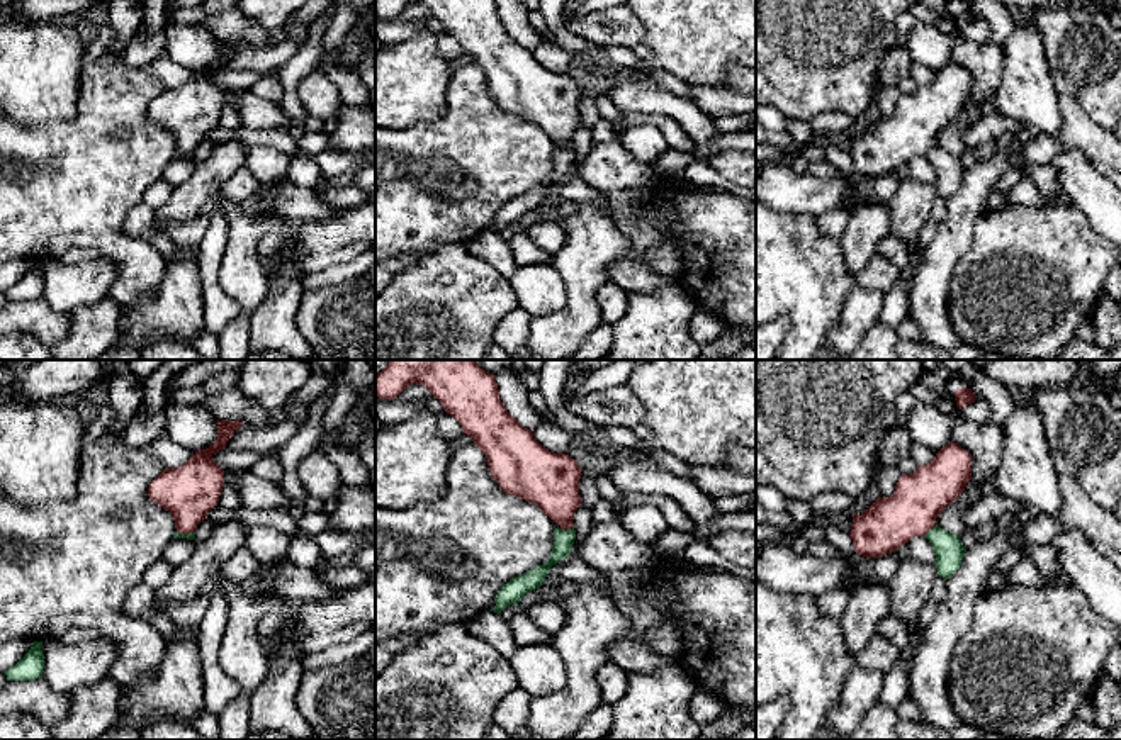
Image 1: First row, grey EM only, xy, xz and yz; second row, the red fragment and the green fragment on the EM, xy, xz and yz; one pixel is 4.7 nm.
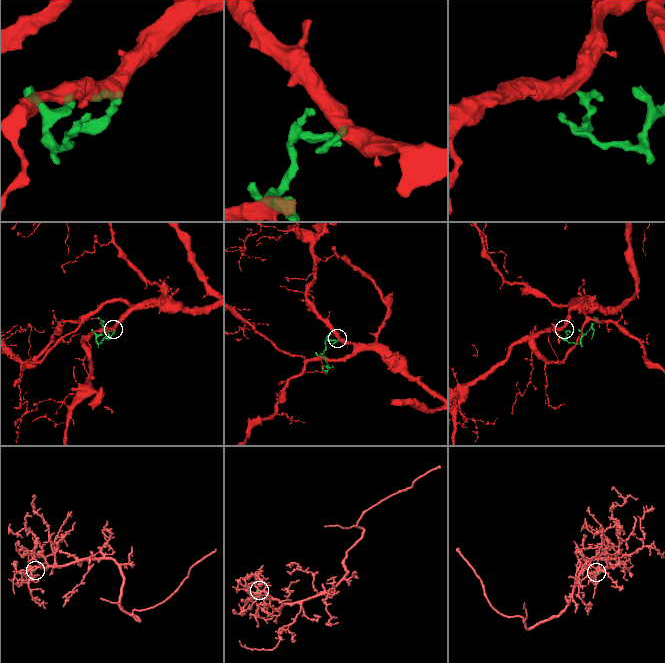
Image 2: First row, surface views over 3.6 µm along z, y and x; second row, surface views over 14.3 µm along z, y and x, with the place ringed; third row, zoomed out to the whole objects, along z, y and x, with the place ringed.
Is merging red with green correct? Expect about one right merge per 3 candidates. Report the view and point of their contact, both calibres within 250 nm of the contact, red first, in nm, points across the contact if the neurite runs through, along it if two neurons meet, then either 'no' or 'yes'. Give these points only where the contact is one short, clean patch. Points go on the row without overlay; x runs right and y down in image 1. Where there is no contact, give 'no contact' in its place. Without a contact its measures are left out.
xz (566, 148) | 260/100 nm | no

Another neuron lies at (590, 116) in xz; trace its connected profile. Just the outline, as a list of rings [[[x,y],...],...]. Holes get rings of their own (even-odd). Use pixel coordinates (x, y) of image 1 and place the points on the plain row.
[[[581,95],[579,98],[579,115],[583,124],[593,131],[596,122],[601,121],[600,112],[596,109],[594,97],[591,95]]]

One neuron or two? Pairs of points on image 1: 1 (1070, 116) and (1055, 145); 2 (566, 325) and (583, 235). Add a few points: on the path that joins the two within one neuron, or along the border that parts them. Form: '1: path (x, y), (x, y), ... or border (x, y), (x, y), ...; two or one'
1: path (1070, 123), (1070, 129), (1062, 138); one
2: path (581, 302), (583, 257); one

